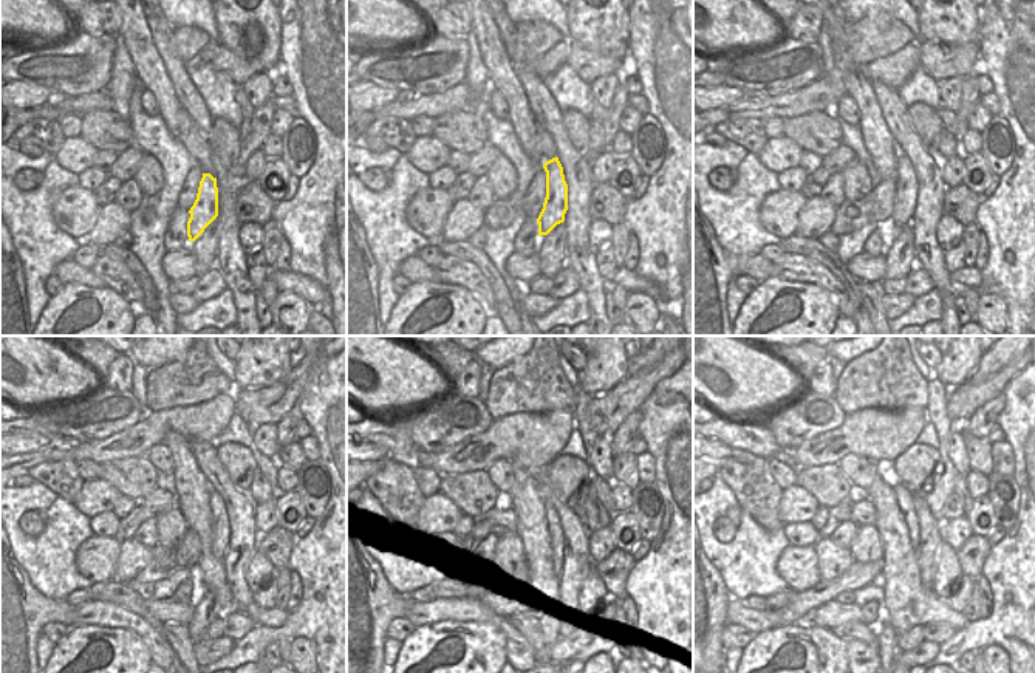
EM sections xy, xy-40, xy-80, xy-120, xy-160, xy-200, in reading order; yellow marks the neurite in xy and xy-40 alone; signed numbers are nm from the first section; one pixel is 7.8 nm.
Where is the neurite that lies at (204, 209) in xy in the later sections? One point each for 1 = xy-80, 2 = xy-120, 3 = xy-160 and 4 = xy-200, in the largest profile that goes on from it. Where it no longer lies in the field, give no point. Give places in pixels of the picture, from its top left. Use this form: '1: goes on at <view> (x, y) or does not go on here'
1: goes on at xy-80 (904, 204)
2: goes on at xy-120 (215, 503)
3: goes on at xy-160 (563, 512)
4: goes on at xy-200 (905, 498)

